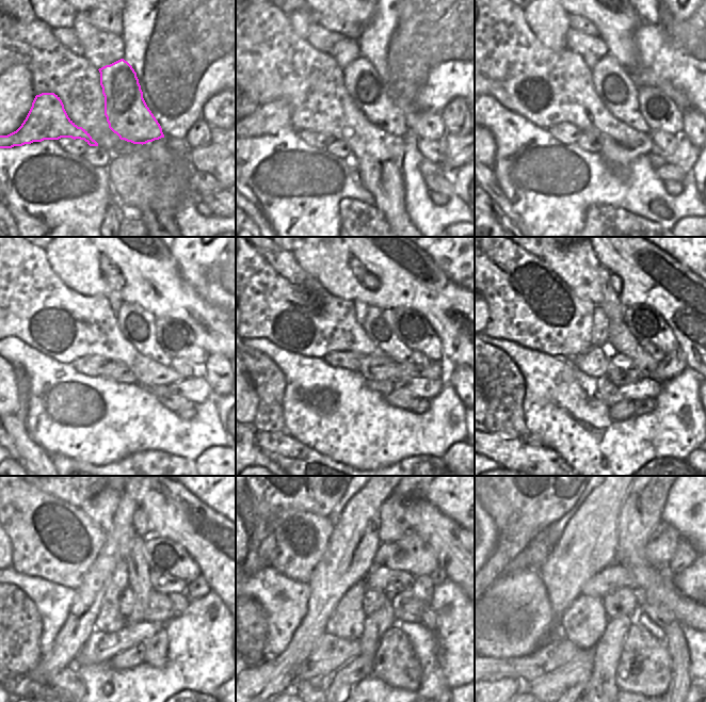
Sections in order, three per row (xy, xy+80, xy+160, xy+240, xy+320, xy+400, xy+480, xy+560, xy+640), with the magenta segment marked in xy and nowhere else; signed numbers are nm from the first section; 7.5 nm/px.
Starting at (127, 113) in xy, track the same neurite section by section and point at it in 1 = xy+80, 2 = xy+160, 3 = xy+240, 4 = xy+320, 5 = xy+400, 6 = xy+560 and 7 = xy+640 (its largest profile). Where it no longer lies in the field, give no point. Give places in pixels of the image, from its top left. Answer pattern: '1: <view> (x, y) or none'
1: xy+80 (363, 83)
2: xy+160 (614, 85)
3: xy+240 (138, 325)
4: xy+320 (379, 324)
5: xy+400 (620, 338)
6: xy+560 (429, 619)
7: xy+640 (682, 681)

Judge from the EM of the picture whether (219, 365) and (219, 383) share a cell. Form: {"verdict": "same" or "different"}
{"verdict": "same"}

